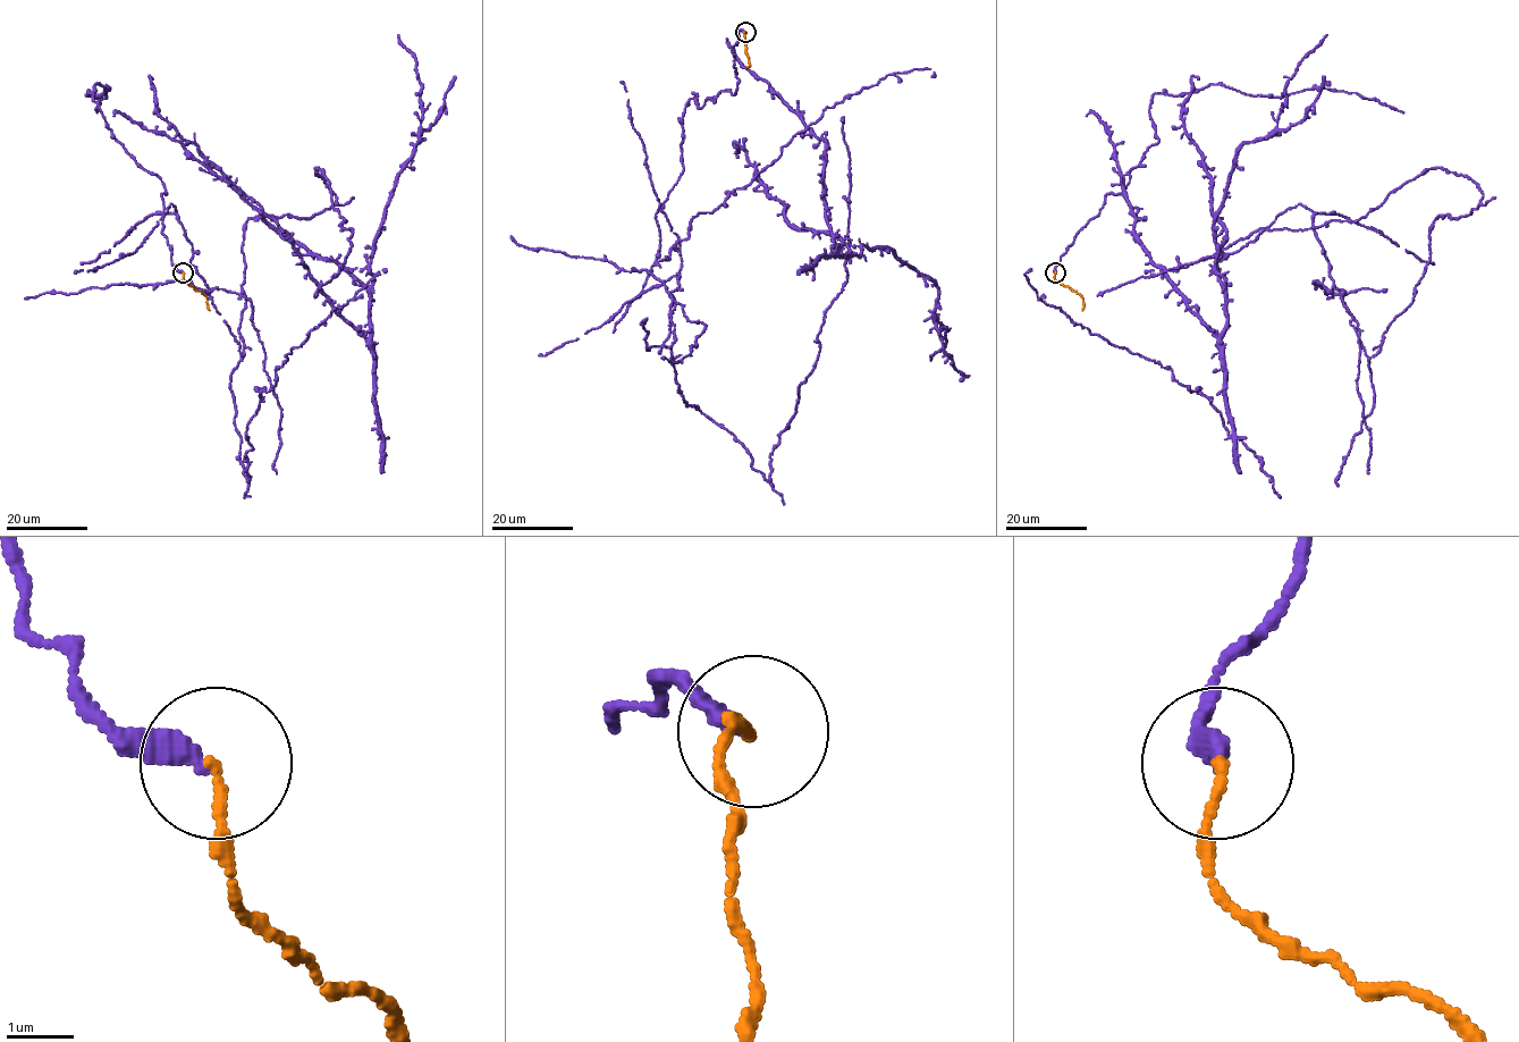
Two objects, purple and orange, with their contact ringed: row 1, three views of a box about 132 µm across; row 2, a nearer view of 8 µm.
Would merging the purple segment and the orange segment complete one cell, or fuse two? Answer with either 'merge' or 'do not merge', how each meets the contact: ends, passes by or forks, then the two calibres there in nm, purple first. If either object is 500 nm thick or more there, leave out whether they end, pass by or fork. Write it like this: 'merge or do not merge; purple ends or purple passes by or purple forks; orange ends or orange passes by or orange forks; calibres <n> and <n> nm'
merge; purple ends; orange ends; calibres 280 and 140 nm

